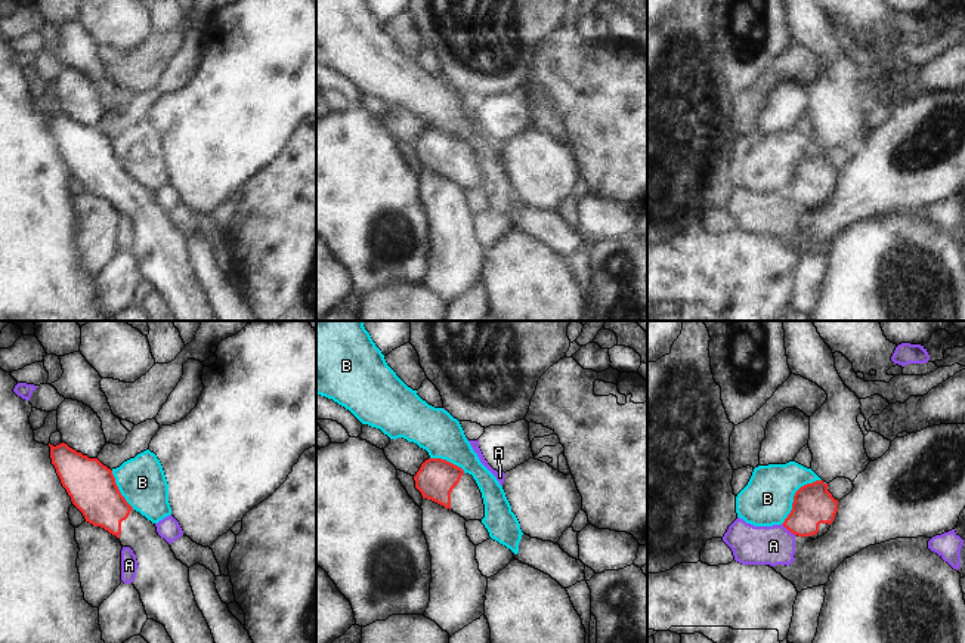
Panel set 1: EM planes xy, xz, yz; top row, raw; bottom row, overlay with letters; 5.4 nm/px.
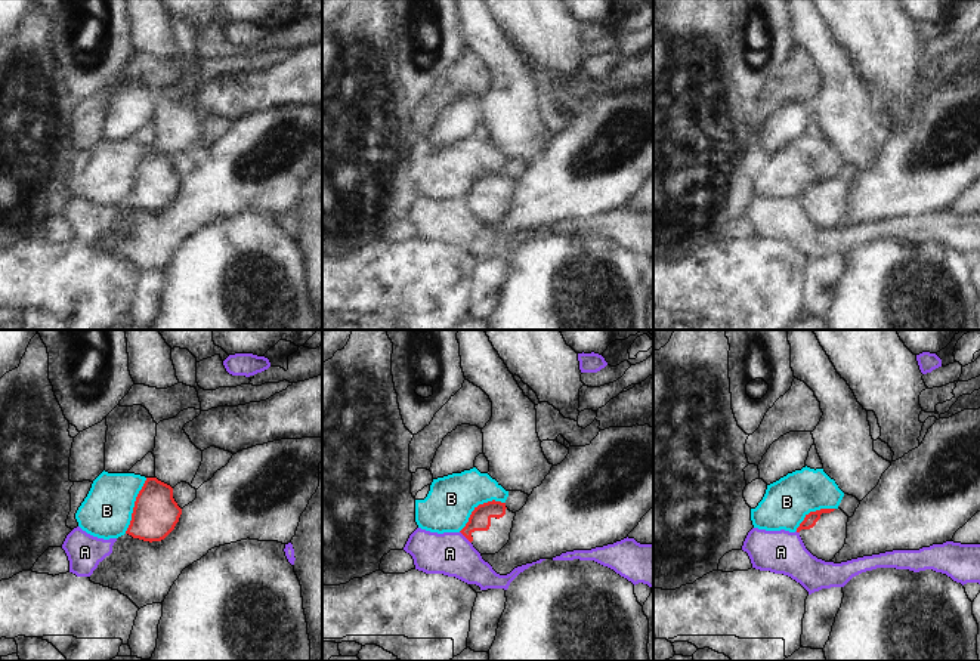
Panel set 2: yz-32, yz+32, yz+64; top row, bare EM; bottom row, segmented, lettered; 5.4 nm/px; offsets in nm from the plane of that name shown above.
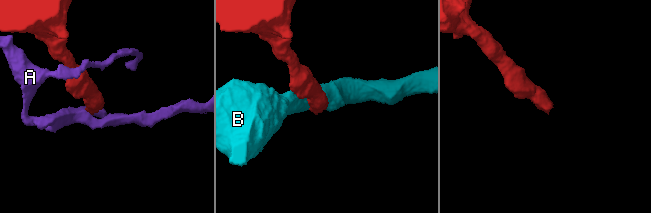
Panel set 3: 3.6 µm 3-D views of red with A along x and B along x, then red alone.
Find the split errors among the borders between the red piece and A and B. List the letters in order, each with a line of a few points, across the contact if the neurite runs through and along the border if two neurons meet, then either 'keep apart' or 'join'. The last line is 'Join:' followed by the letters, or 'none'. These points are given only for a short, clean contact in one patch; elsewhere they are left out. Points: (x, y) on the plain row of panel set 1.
A: line yz (782, 192), (794, 204); keep apart
B: keep apart
Join: none

